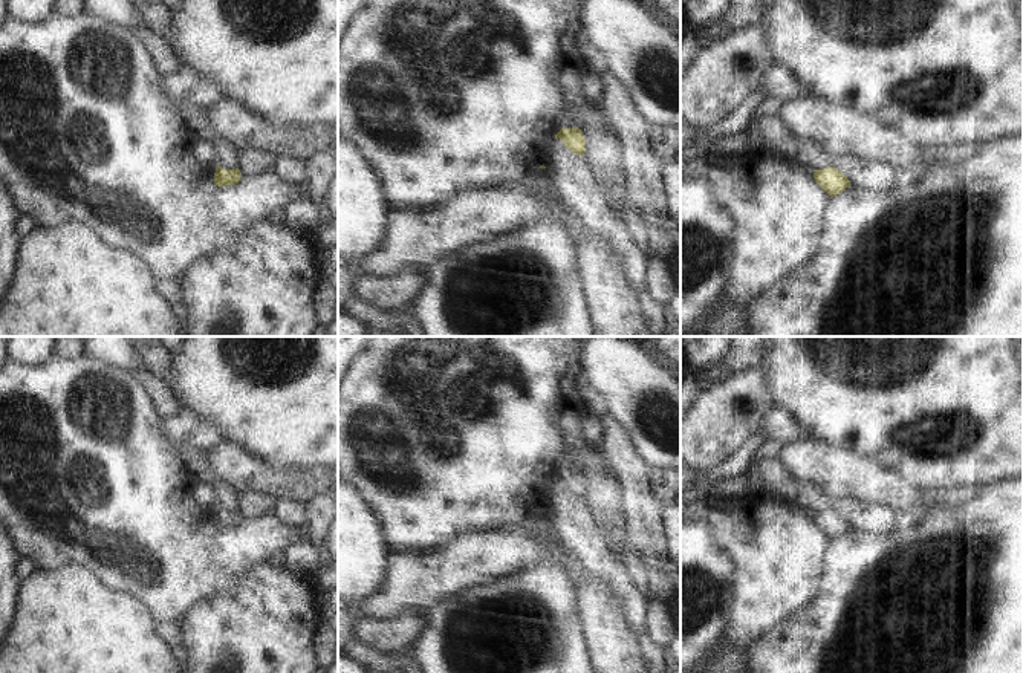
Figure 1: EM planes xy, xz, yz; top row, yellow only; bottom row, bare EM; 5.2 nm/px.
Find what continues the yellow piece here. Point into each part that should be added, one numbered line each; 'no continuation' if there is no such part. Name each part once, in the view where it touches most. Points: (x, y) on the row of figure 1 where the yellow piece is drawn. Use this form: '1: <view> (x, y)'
1: xy (196, 117)

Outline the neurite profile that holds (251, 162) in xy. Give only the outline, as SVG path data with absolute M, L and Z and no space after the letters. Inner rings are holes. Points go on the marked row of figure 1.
M248 148L237 153L239 170L243 177L271 171L275 158L265 150Z

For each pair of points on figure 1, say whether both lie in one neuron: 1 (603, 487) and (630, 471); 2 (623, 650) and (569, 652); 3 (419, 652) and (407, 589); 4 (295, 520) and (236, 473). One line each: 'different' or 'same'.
1: different
2: different
3: different
4: different

